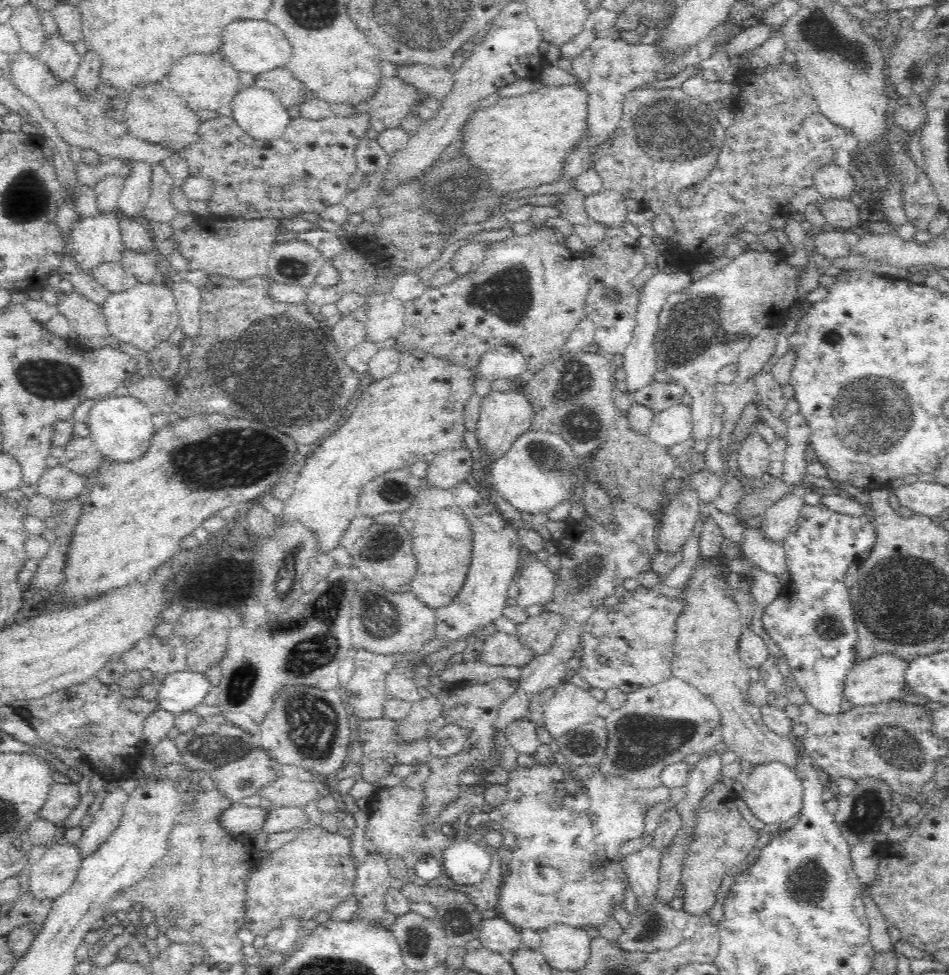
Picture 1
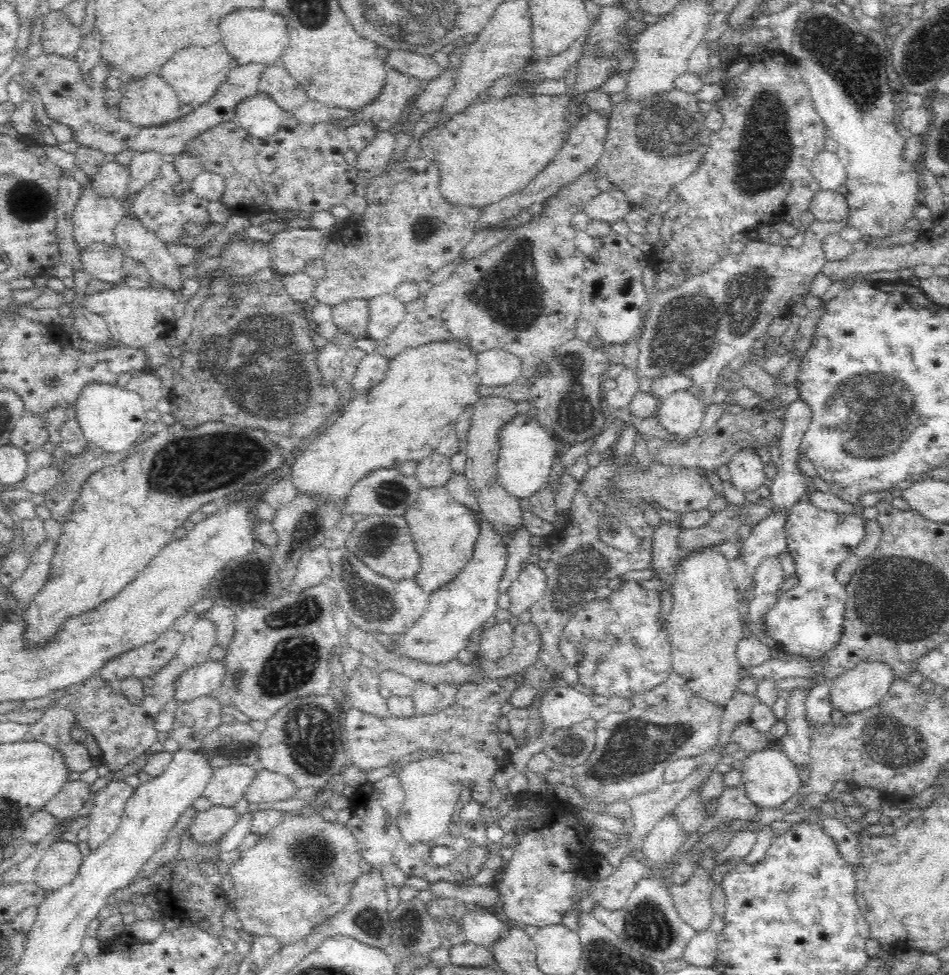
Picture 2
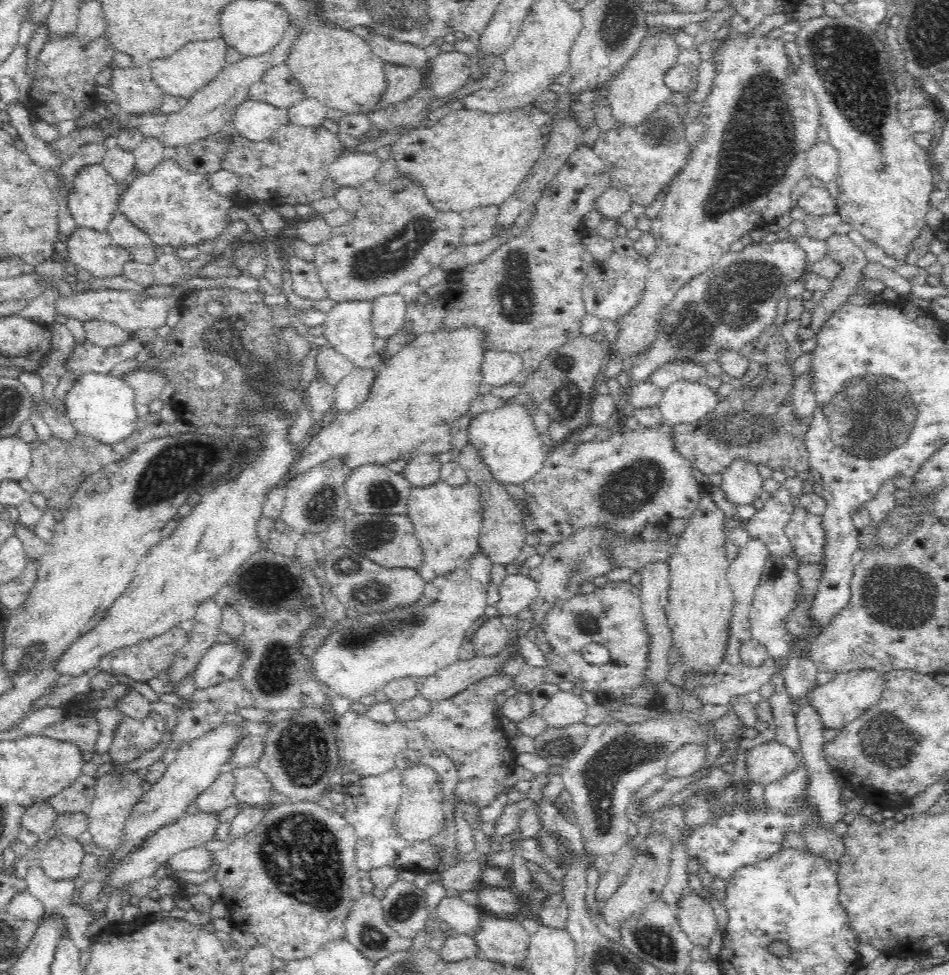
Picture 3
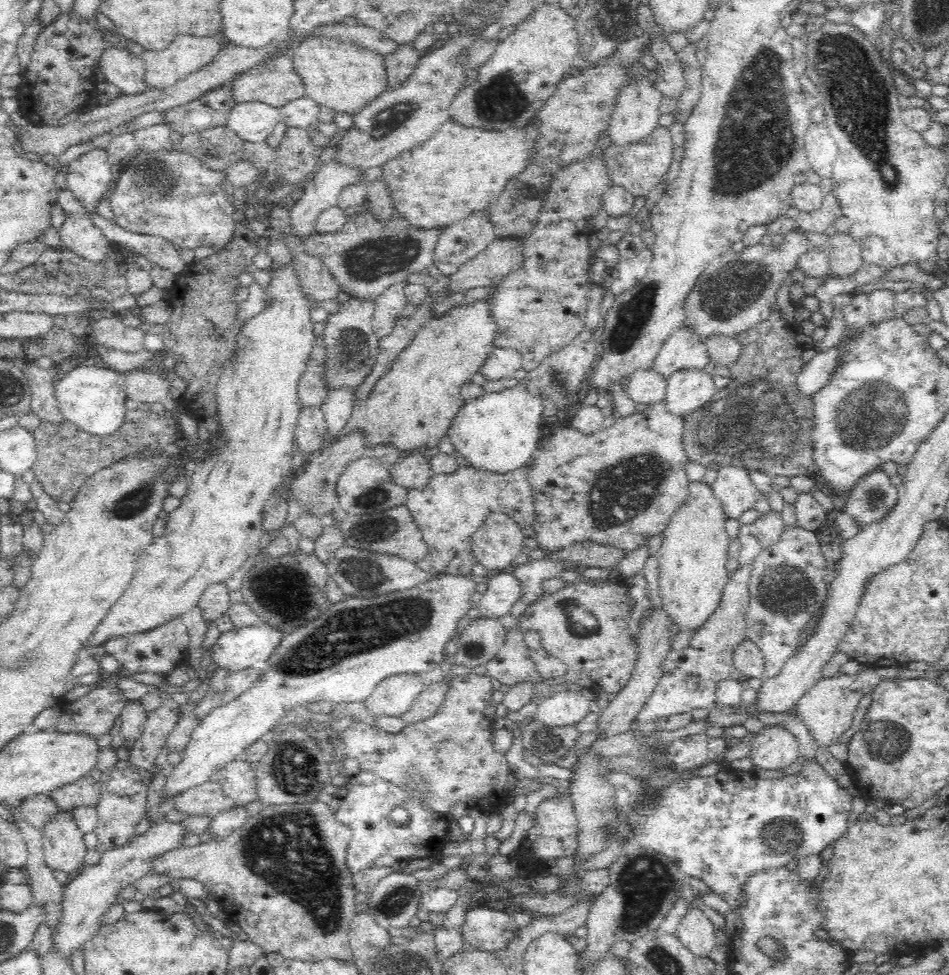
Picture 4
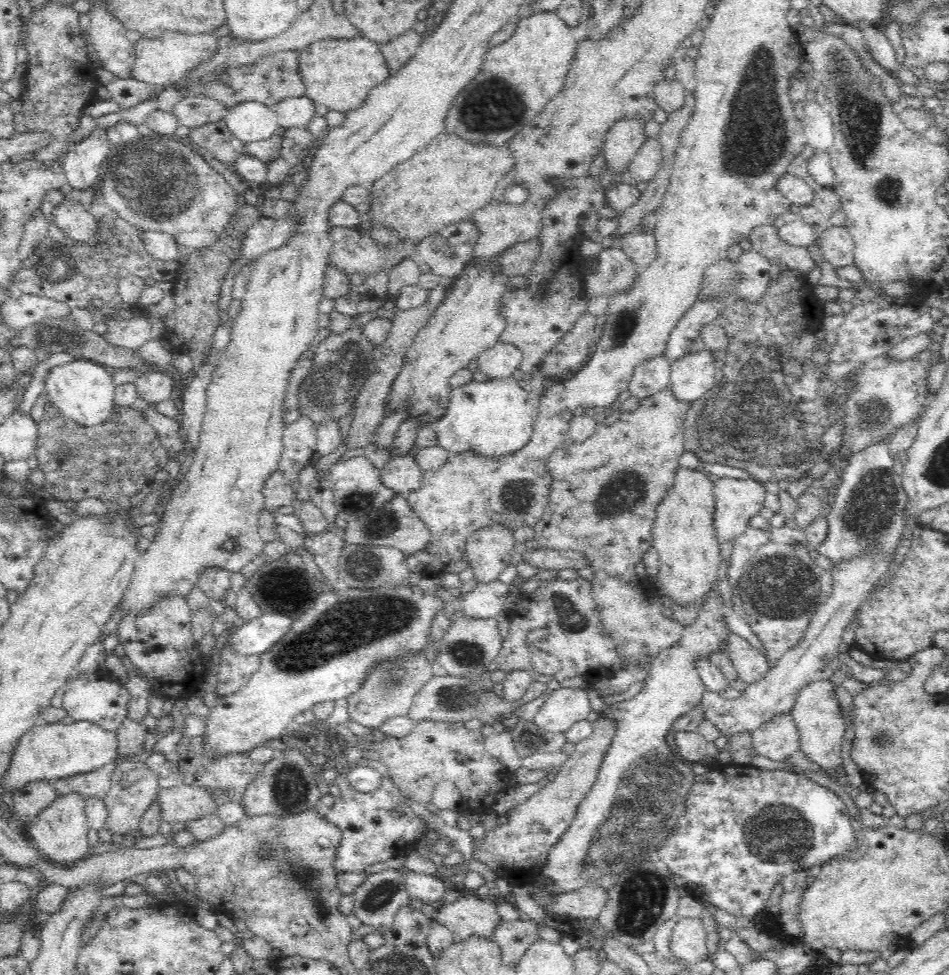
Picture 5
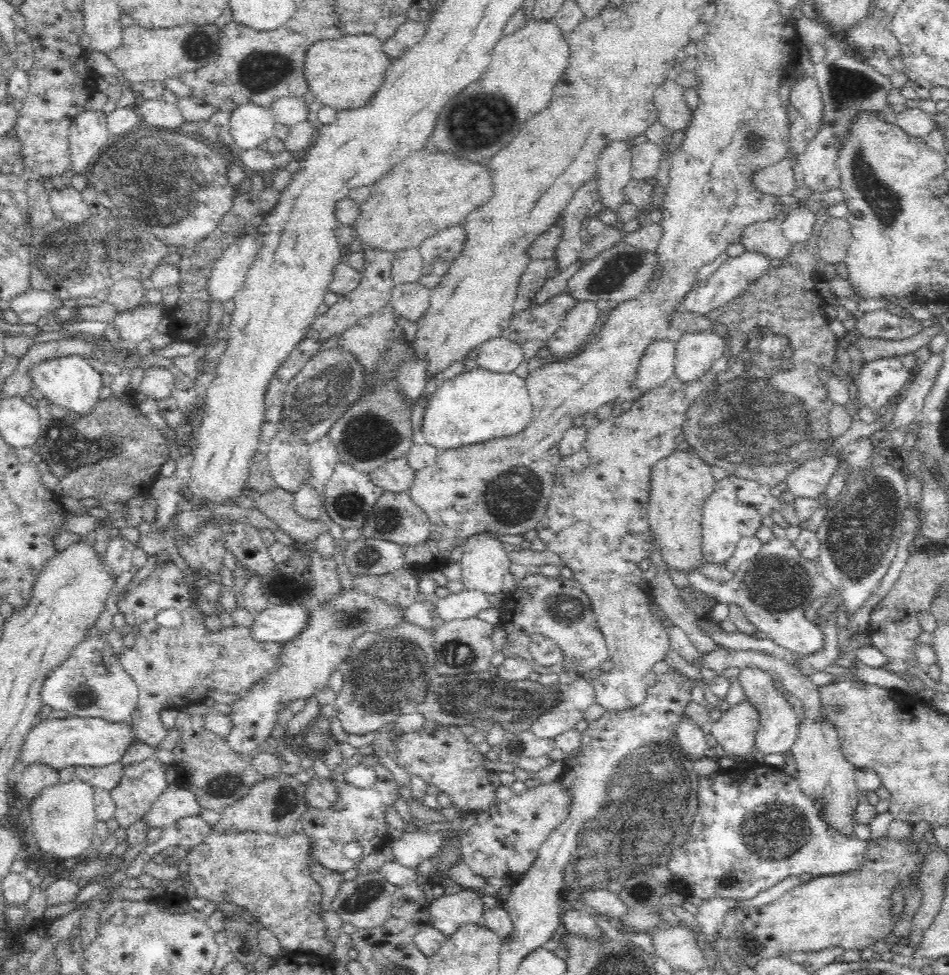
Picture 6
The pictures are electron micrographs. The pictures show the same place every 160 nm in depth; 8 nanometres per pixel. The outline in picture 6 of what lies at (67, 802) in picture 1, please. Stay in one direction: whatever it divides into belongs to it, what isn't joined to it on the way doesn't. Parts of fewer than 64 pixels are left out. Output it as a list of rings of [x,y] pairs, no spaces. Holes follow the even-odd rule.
[[[120,761],[98,768],[72,766],[69,769],[57,771],[59,782],[64,784],[79,780],[90,784],[92,788],[111,791],[120,782],[124,765]]]

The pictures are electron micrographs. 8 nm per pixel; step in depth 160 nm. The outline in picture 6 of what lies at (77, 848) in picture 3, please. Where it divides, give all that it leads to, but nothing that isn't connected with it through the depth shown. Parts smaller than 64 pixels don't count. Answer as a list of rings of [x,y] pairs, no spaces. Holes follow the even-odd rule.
[[[79,780],[58,783],[40,790],[40,796],[32,800],[27,809],[27,823],[32,825],[40,852],[47,857],[67,860],[77,858],[92,849],[92,838],[96,832],[96,817],[93,803],[93,790],[90,784]]]

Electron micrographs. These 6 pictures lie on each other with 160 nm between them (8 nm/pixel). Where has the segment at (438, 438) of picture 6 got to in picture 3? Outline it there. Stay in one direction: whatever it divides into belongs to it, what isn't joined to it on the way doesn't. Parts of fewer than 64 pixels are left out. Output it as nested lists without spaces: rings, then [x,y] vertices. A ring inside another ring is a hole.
[[[506,404],[495,412],[488,412],[473,418],[468,431],[469,442],[476,446],[483,455],[487,466],[490,466],[496,480],[502,484],[522,486],[537,476],[545,466],[546,454],[542,440],[533,422],[534,408],[523,404]]]

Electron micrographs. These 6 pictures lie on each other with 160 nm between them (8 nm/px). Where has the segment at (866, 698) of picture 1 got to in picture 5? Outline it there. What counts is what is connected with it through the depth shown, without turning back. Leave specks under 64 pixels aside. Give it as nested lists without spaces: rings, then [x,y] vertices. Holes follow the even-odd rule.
[[[822,680],[811,682],[808,686],[805,686],[800,690],[797,701],[794,704],[794,708],[791,710],[795,725],[797,726],[800,735],[800,750],[806,754],[810,760],[818,764],[821,768],[821,778],[823,782],[830,783],[832,781],[839,782],[844,778],[842,774],[842,758],[840,757],[840,751],[842,742],[844,742],[844,734],[846,734],[846,716],[840,708],[840,702],[836,697],[836,686],[840,684],[834,684],[830,680]]]

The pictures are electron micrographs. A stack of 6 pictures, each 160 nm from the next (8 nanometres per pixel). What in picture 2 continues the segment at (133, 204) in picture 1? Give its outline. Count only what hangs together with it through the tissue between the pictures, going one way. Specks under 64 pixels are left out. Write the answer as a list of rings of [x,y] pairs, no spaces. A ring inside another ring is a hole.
[[[134,152],[133,159],[129,164],[130,172],[130,184],[127,188],[127,201],[129,204],[138,194],[144,186],[150,184],[152,180],[155,180],[161,169],[163,163],[163,156],[160,156],[157,152]]]

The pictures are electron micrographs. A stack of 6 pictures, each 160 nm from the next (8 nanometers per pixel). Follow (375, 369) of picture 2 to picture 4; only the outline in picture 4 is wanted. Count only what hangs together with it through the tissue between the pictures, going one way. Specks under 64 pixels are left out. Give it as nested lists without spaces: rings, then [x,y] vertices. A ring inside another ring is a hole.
[[[336,388],[329,392],[326,401],[321,405],[327,421],[325,439],[342,432],[342,429],[348,425],[357,406],[357,399],[357,388]]]

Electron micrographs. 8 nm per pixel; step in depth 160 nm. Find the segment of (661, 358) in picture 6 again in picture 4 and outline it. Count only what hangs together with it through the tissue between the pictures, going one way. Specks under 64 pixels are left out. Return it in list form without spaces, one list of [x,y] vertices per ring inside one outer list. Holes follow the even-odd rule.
[[[652,368],[634,372],[629,378],[629,383],[624,387],[636,405],[652,405],[665,401],[667,382]]]

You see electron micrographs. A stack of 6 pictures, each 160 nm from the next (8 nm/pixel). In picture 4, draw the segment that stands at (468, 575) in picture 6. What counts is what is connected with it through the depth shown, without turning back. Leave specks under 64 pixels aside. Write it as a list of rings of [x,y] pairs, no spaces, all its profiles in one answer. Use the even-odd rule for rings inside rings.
[[[504,511],[491,512],[473,535],[471,545],[477,562],[486,569],[502,571],[522,554],[526,536]]]

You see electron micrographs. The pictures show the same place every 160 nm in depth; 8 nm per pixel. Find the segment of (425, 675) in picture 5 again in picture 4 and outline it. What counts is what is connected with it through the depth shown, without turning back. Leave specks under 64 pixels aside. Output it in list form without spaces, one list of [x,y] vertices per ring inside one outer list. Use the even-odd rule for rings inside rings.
[[[414,674],[388,678],[377,686],[364,706],[373,718],[383,714],[401,717],[410,710],[425,683],[423,676]]]

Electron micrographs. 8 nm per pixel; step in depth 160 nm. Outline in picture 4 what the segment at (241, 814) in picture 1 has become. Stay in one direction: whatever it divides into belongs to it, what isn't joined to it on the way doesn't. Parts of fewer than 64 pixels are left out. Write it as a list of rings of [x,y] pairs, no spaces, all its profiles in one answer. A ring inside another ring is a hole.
[[[165,819],[156,821],[150,824],[144,834],[136,835],[127,845],[107,850],[102,854],[100,862],[73,875],[73,879],[64,886],[64,917],[58,933],[53,934],[52,947],[60,949],[70,959],[76,950],[82,949],[84,943],[100,933],[104,914],[108,912],[110,906],[116,904],[116,898],[120,896],[122,890],[124,891],[130,884],[134,885],[143,877],[155,874],[156,858],[184,847],[186,838],[188,830],[182,821],[167,822]]]

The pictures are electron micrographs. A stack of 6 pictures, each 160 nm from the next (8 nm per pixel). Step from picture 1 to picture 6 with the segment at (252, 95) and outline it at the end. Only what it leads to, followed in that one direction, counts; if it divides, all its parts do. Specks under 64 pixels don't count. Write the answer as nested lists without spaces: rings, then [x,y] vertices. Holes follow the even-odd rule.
[[[244,103],[230,113],[230,132],[243,149],[258,147],[279,127],[271,107]]]

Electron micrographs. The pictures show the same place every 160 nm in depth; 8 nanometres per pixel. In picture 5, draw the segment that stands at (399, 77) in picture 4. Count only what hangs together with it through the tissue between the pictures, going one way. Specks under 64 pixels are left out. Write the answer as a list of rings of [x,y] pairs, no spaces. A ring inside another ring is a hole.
[[[412,29],[382,45],[381,52],[390,72],[397,73],[404,65],[408,64],[410,58],[416,54],[422,45],[423,40],[422,34],[418,34]]]

